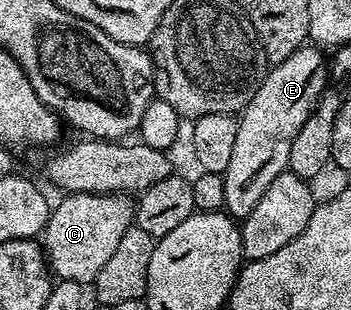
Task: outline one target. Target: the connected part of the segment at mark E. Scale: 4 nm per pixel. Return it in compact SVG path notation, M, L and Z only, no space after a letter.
M304 44L284 62L270 67L260 81L257 92L238 115L237 140L233 143L233 157L222 175L226 213L242 220L257 208L257 200L265 196L265 188L288 169L289 152L297 132L314 112L319 97L329 86L329 62L324 51L314 44Z

